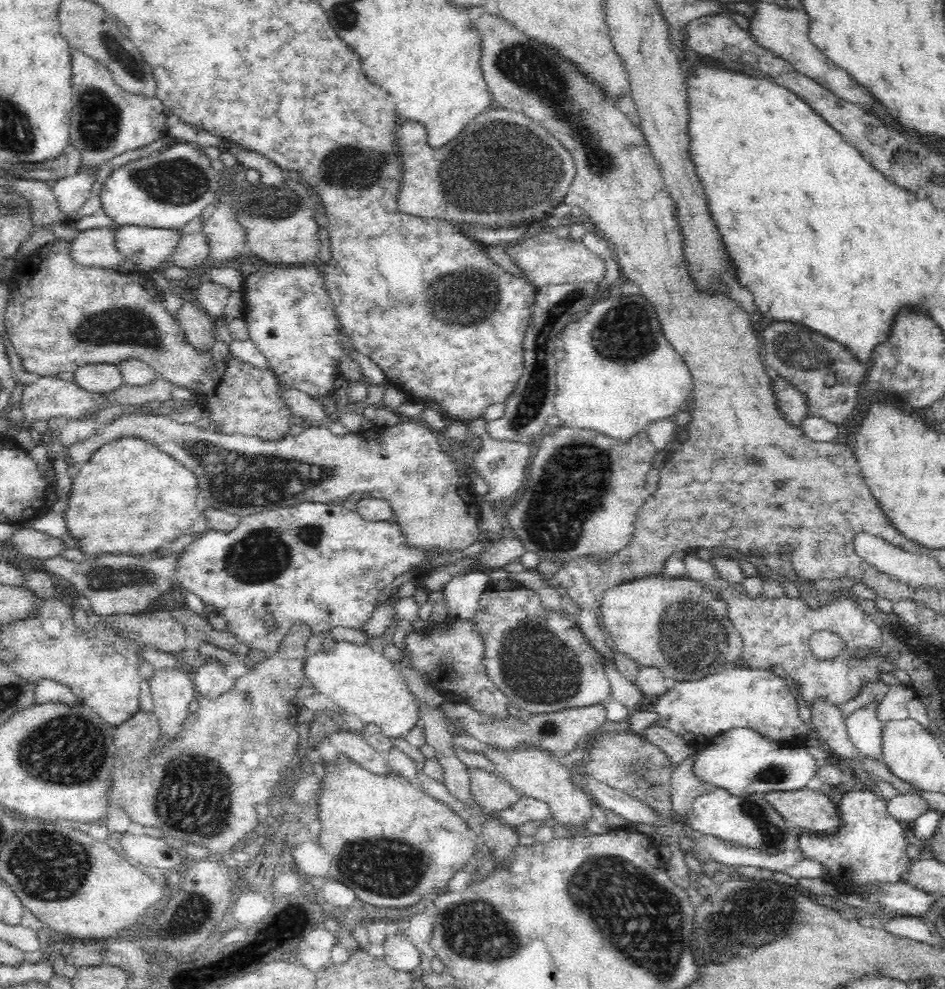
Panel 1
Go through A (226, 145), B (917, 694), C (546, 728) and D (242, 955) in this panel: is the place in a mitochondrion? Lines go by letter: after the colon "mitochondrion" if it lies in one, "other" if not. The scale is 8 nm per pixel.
A: other
B: other
C: mitochondrion
D: mitochondrion

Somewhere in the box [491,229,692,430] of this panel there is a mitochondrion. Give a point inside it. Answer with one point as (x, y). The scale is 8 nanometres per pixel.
(623, 334)

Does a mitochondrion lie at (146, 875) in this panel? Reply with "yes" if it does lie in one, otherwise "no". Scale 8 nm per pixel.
no

